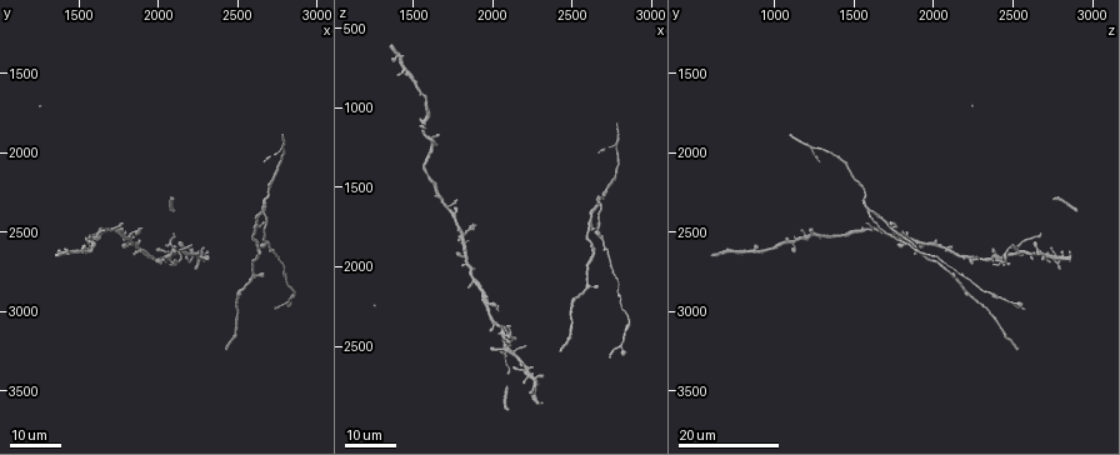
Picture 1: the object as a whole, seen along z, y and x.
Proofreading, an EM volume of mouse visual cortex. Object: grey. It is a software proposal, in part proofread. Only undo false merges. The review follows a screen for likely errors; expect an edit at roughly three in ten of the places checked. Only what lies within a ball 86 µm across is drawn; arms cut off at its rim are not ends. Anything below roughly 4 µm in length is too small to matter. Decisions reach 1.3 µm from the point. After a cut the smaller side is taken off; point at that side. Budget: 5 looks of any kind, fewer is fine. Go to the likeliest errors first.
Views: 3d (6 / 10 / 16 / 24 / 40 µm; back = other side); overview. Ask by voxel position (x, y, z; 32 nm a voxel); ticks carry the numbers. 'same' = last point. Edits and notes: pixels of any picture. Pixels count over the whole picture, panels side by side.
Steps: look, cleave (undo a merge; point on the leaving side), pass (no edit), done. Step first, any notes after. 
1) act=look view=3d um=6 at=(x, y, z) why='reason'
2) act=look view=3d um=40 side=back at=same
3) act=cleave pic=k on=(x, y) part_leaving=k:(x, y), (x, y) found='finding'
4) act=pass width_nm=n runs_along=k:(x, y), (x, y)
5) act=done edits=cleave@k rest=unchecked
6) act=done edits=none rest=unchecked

act=look view=3d um=24 at=(2780, 1960, 1240)

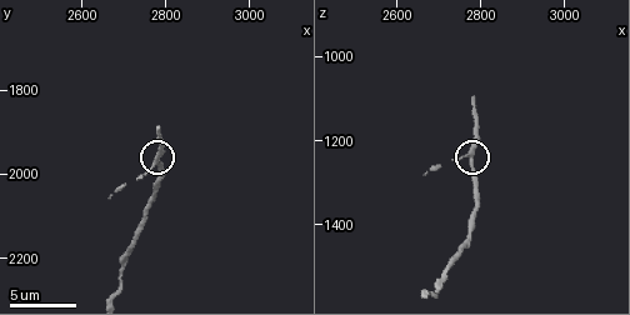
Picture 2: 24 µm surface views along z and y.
act=look view=3d um=10 at=(2780, 1965, 1230)

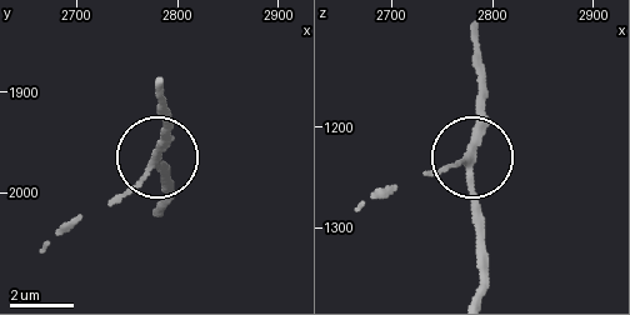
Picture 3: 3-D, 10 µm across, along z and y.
act=pass arms=3 runs_along=3:(158, 210), (163, 173), (155, 159), (169, 119) found='continuous, no second neuron'

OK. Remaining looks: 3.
act=look view=3d um=24 at=(2100, 2700, 2420) why='four or more arms meet'

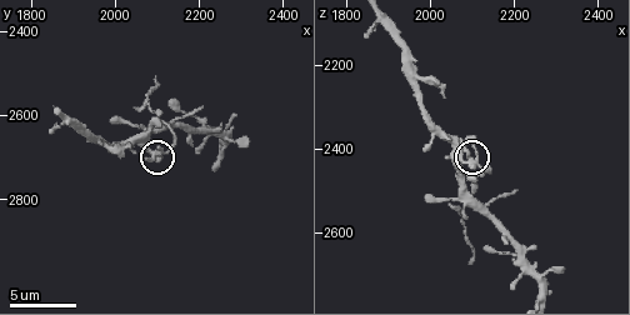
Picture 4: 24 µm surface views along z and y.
act=look view=3d um=6 at=(2110, 2700, 2445) why='closer look'

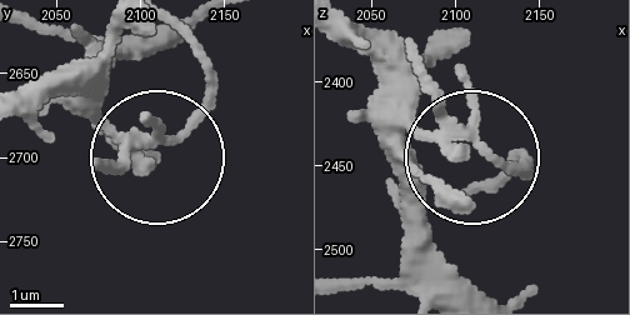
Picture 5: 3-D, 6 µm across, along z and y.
act=look view=3d um=6 side=back at=same why='from behind'

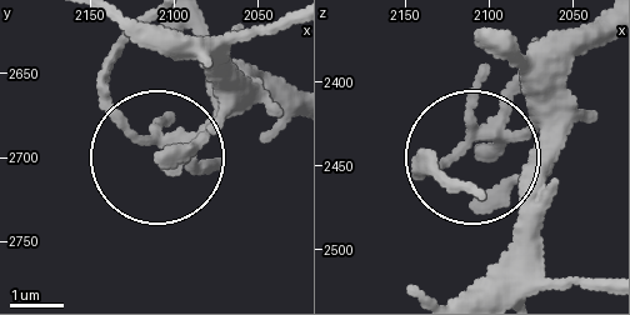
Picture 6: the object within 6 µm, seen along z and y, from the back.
act=cleave pic=6 on=(208, 168) arms=4 found='a second neuron is stuck on'

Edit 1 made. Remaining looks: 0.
act=done edits=cleave@6 rest=unchecked

